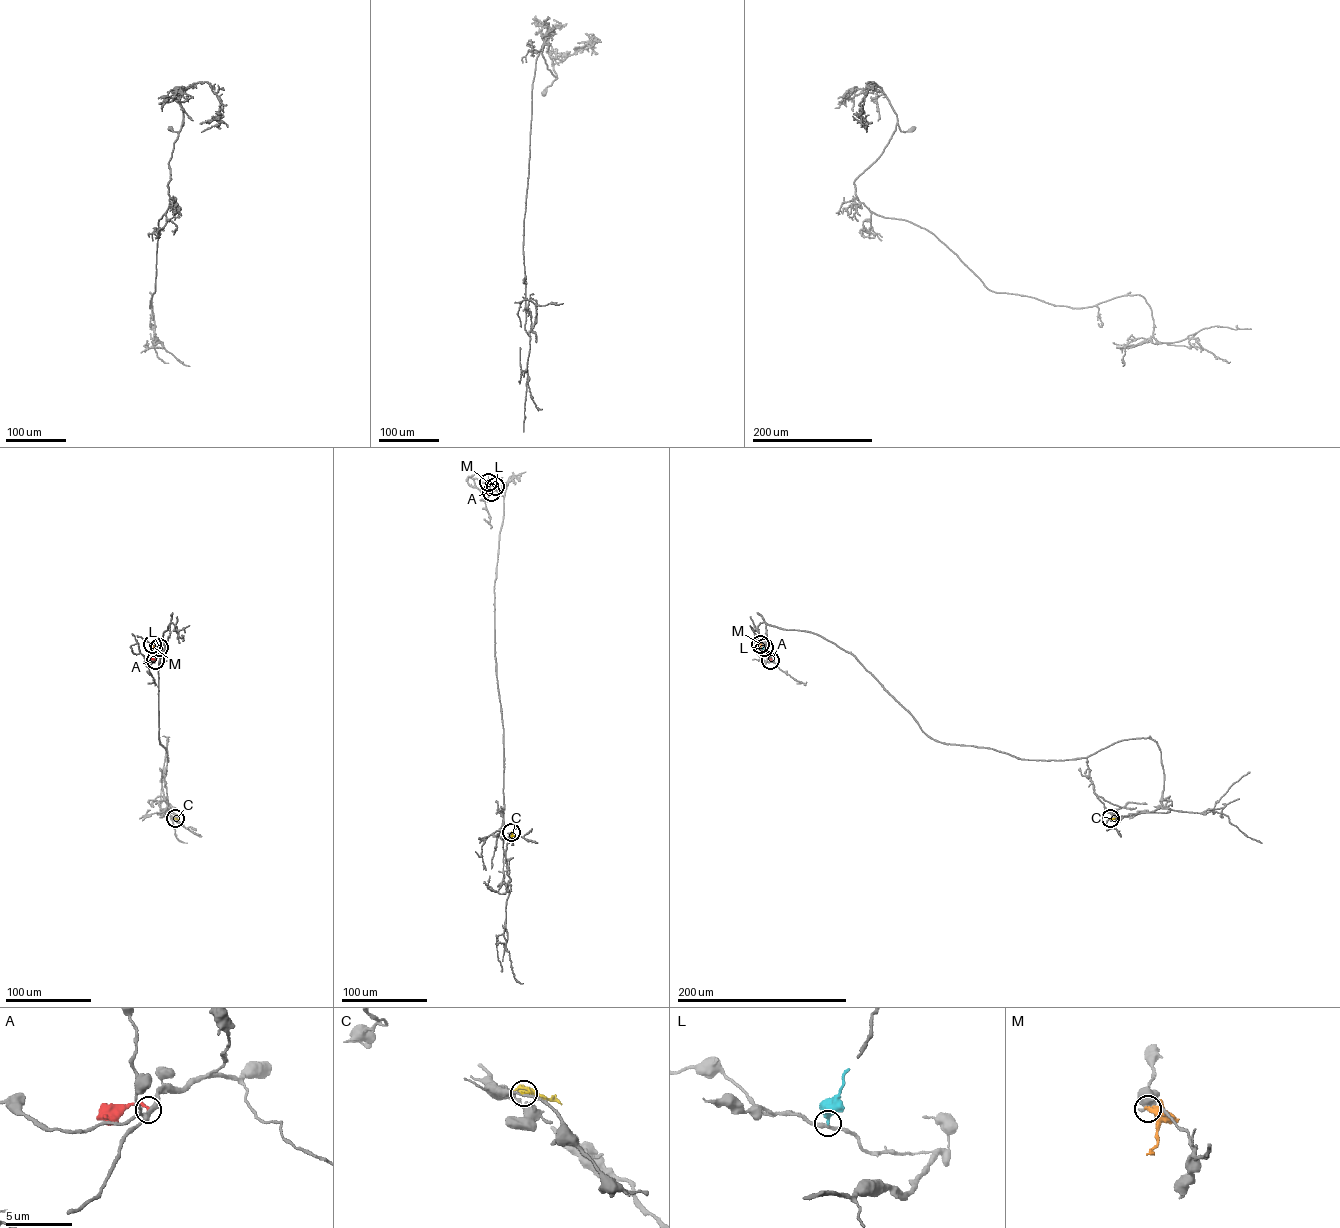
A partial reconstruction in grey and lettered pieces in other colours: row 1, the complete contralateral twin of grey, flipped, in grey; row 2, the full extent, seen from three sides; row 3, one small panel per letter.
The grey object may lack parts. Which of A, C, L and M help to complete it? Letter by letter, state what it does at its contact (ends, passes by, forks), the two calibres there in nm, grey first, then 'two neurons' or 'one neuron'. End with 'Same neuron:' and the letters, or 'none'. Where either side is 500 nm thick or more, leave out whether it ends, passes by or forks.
A: it ends; calibres 380 and 240 nm; two neurons
C: it ends; calibres 180 and 200 nm; two neurons
L: it ends; calibres 280 and 400 nm; one neuron
M: calibres 440 and 600 nm; two neurons
Same neuron: L

